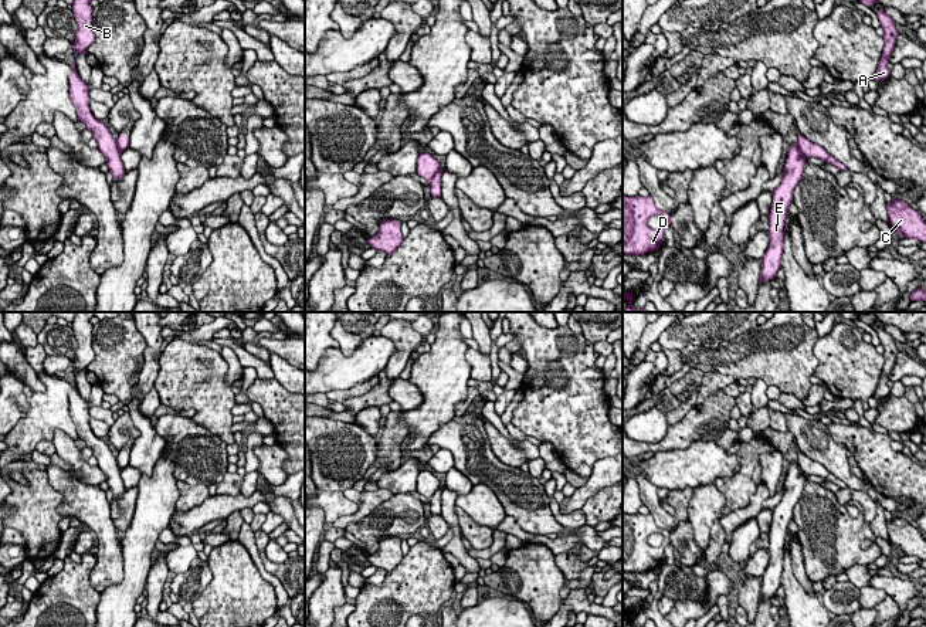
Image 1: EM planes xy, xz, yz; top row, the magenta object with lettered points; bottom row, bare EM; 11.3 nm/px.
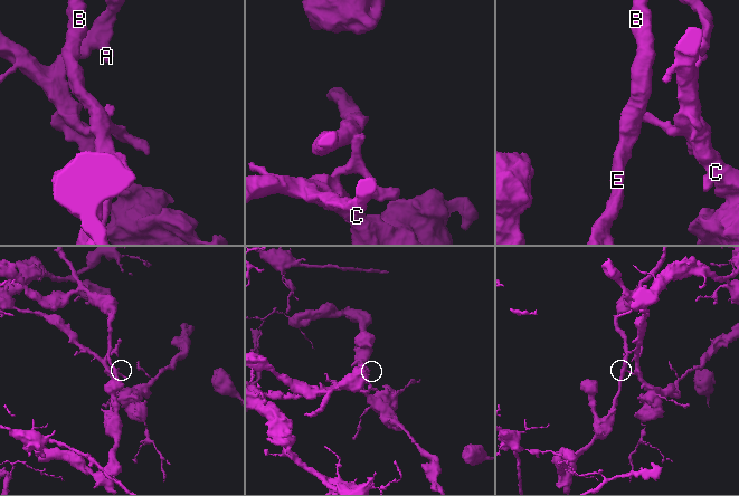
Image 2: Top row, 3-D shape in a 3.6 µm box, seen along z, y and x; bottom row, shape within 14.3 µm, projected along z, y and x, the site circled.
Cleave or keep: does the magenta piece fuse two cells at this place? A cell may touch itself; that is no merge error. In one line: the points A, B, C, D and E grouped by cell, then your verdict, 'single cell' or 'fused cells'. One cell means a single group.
A C / B D E | fused cells

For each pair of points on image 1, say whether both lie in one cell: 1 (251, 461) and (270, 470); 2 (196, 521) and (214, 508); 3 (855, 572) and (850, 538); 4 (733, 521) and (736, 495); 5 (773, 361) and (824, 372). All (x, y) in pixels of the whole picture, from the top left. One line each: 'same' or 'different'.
1: different
2: same
3: different
4: different
5: different

